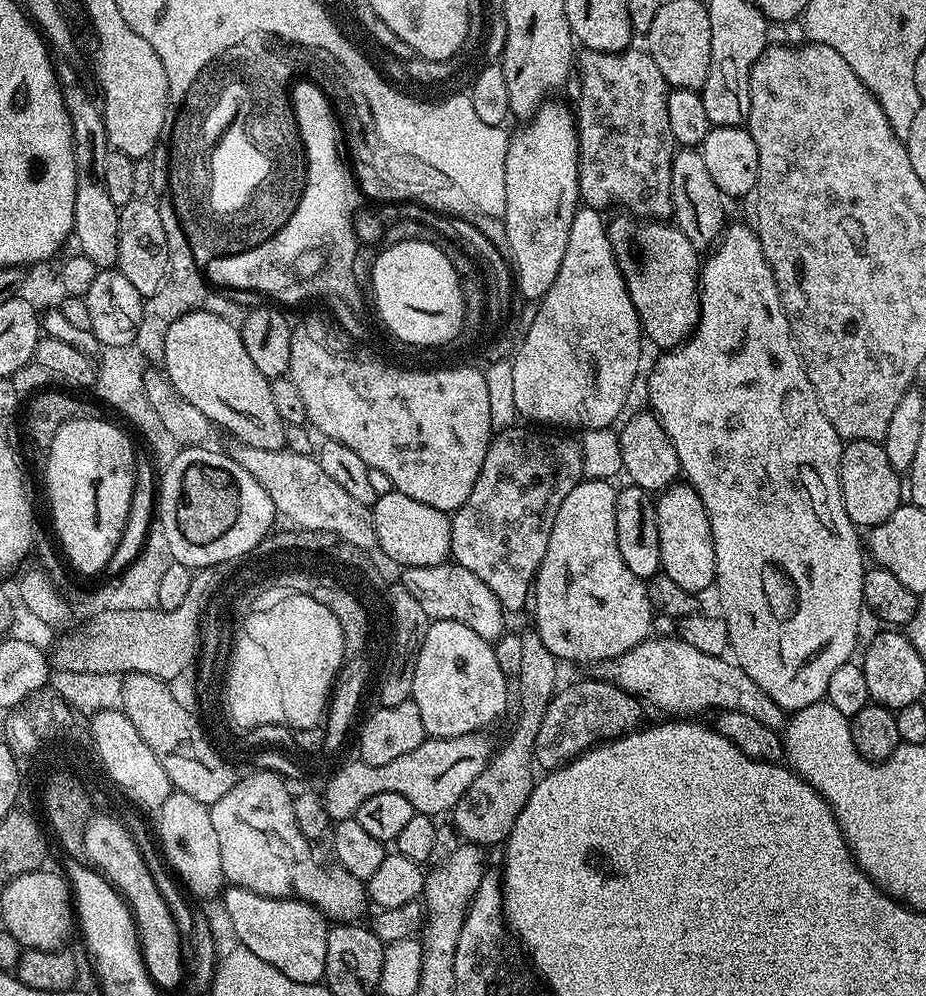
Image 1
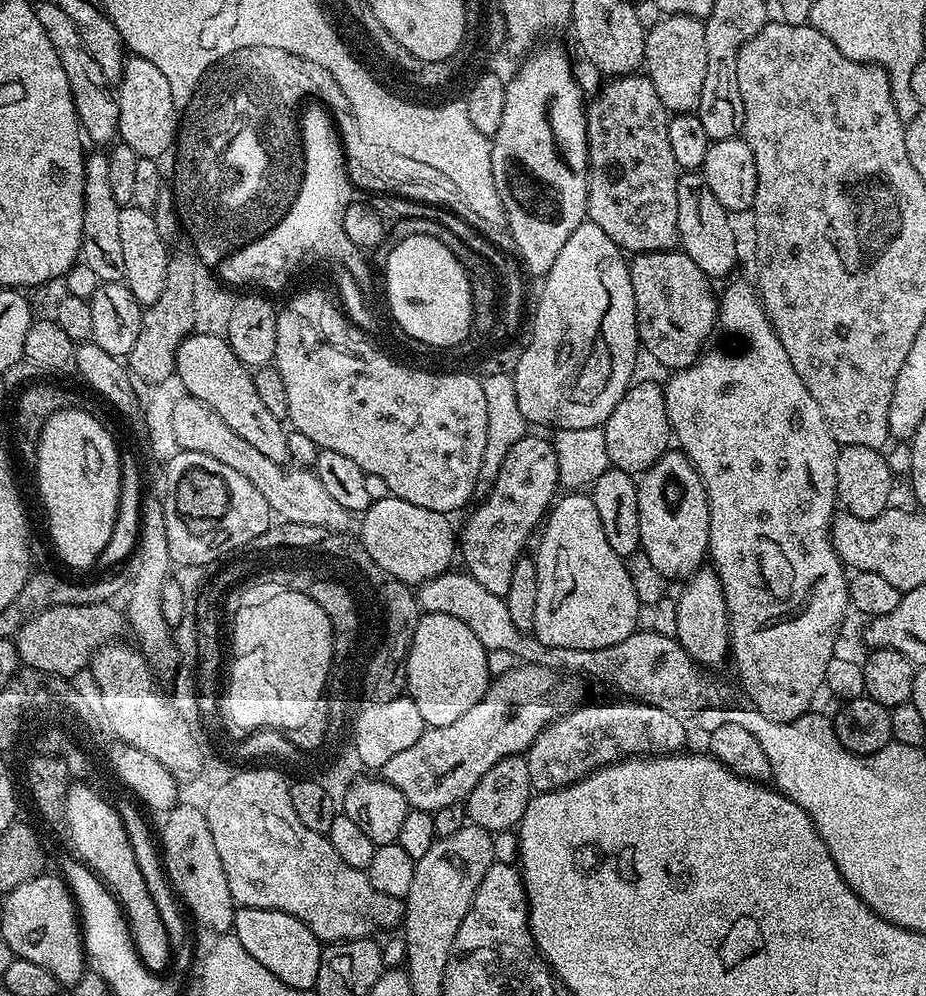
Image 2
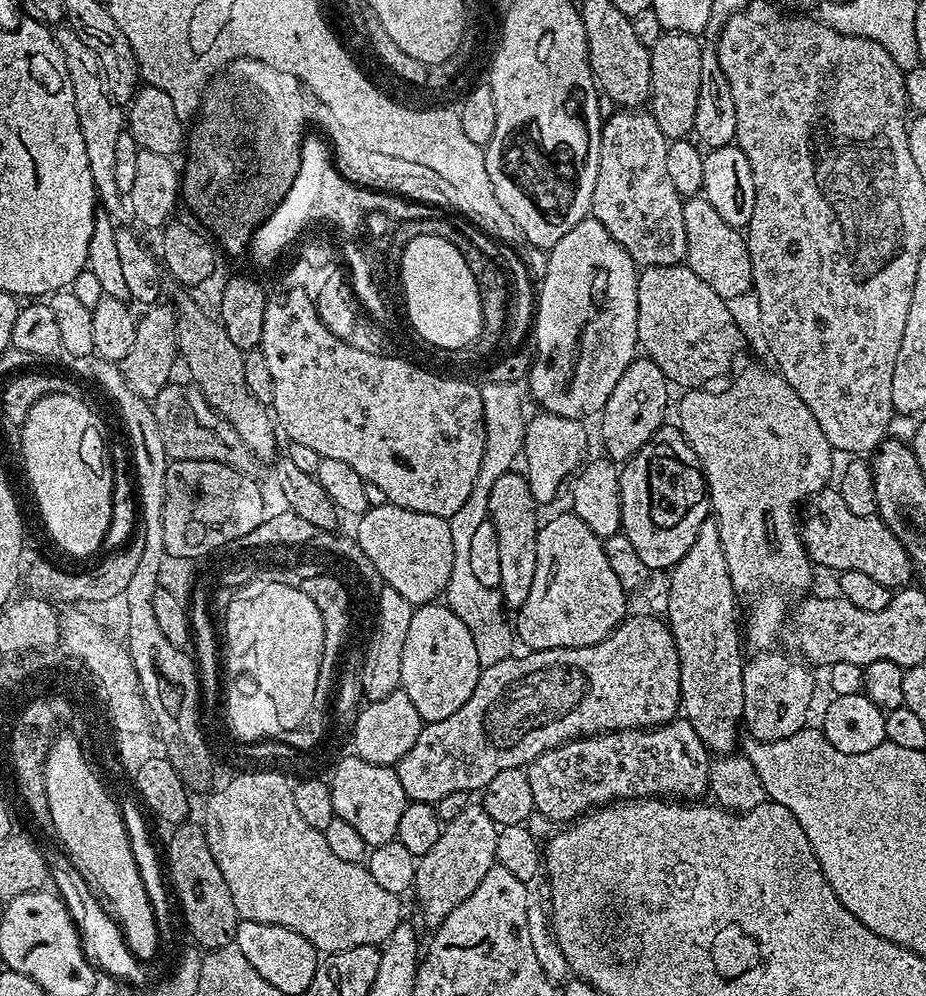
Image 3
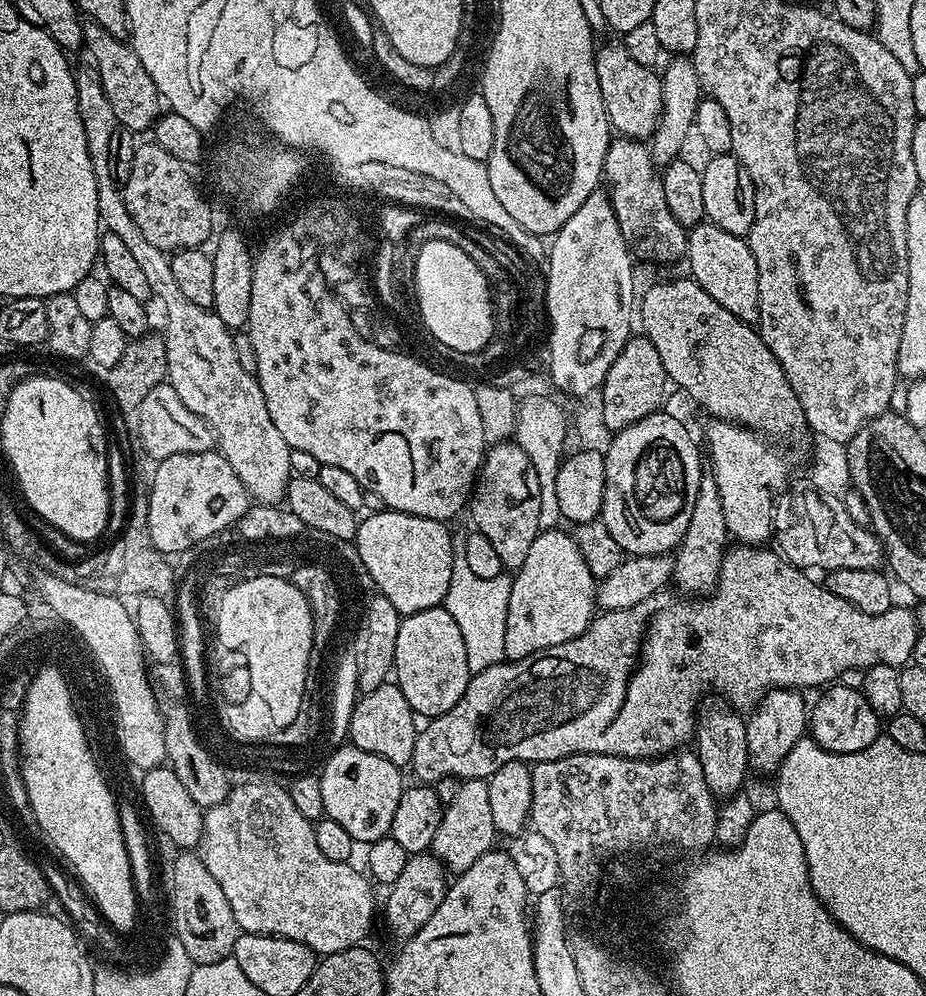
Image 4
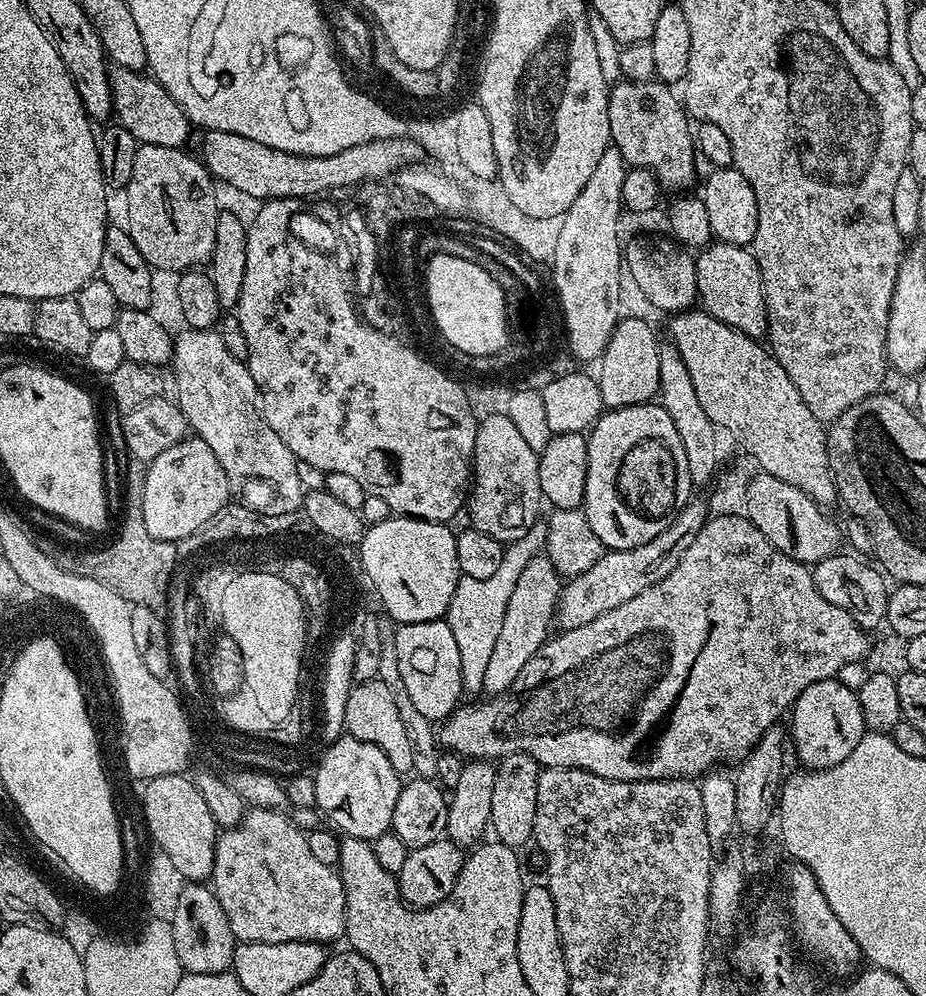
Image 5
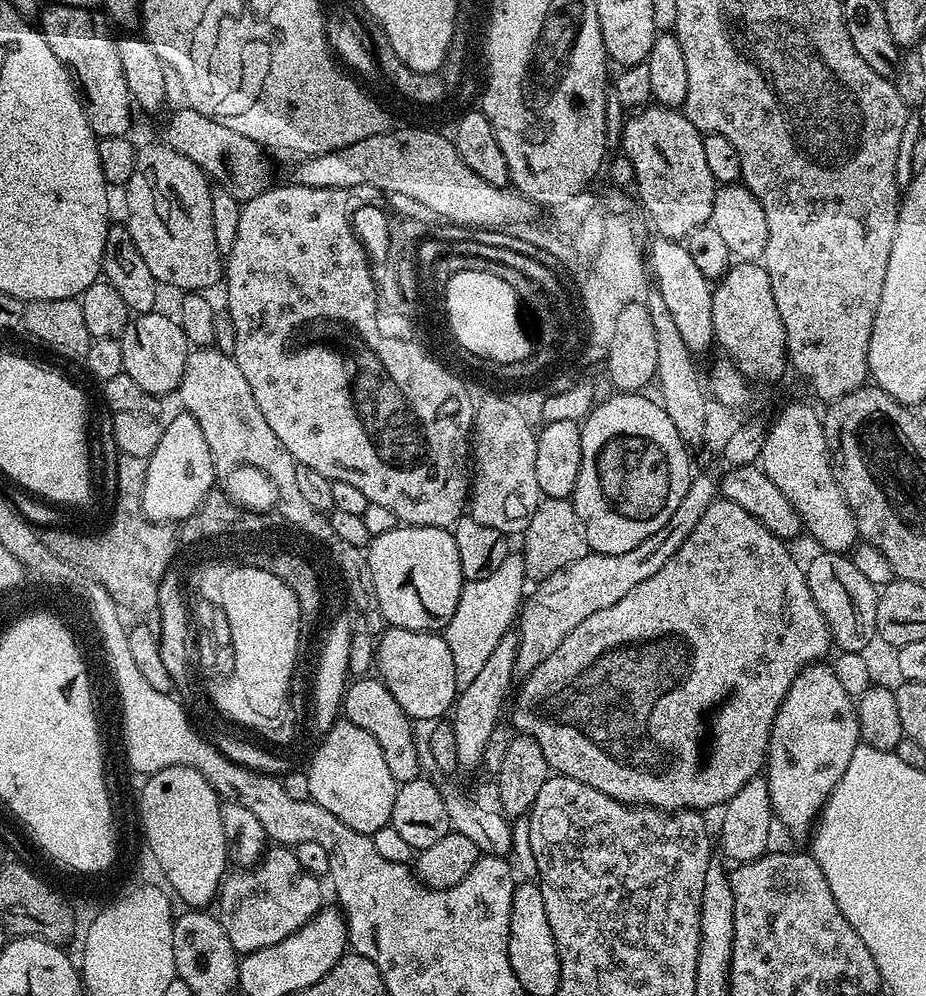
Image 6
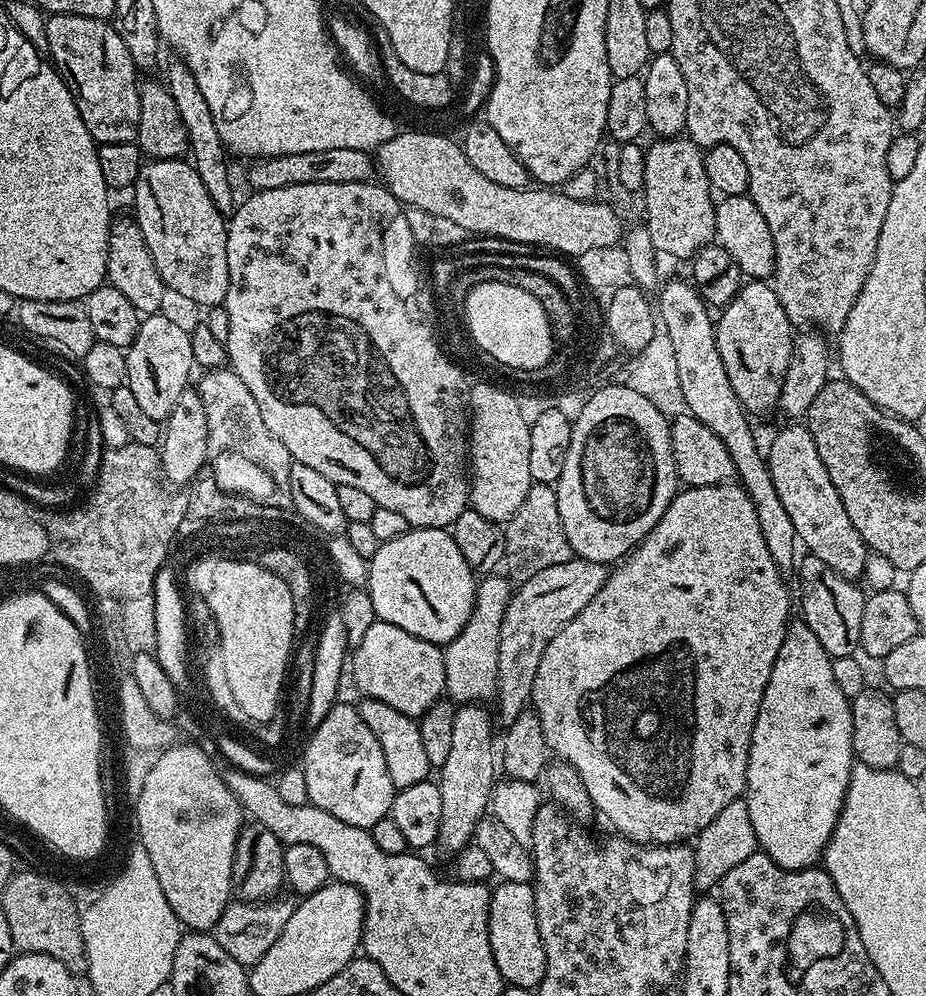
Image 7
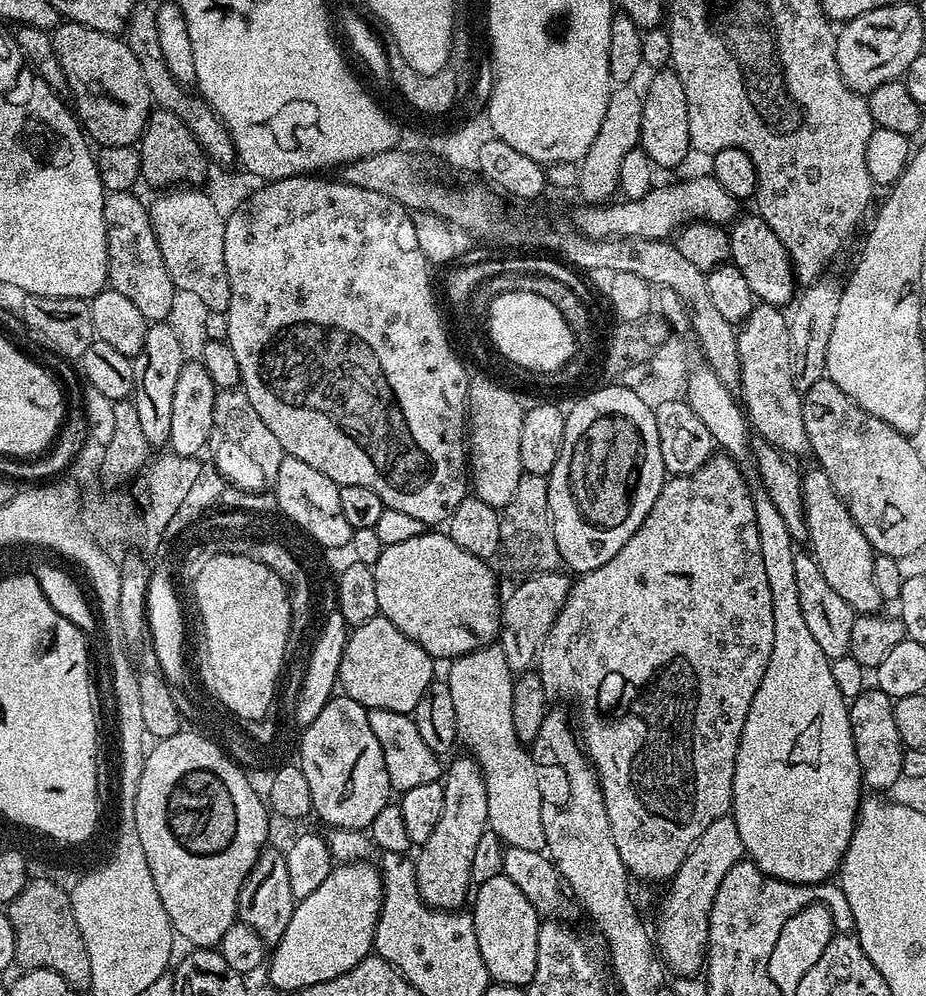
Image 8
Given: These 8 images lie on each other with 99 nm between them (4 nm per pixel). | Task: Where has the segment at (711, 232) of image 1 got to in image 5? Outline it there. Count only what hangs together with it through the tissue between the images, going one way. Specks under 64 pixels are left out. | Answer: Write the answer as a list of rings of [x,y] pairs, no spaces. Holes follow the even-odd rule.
[[[713,242],[695,257],[695,261],[698,278],[696,295],[703,311],[718,318],[718,322],[726,322],[726,326],[745,332],[747,336],[763,337],[768,331],[768,307],[762,274],[751,251],[739,244]]]

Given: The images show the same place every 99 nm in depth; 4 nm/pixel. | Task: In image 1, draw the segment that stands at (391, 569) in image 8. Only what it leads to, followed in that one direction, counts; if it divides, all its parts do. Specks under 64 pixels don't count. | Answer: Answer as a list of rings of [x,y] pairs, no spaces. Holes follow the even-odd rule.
[[[393,491],[390,494],[382,494],[376,497],[376,503],[371,505],[372,510],[372,521],[376,527],[376,548],[379,551],[384,551],[394,563],[400,564],[401,569],[413,568],[414,566],[438,566],[439,564],[445,563],[449,559],[452,551],[452,522],[449,513],[443,512],[442,510],[434,510],[434,506],[426,506],[426,502],[417,502],[415,498],[406,498],[406,494],[402,494],[398,491]]]

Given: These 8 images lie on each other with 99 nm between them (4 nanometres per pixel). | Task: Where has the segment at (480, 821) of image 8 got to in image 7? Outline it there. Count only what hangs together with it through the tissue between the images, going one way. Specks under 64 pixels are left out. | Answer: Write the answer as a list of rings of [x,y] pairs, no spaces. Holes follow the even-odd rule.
[[[483,703],[461,704],[454,714],[450,755],[438,770],[442,794],[442,822],[438,826],[436,844],[449,854],[461,852],[473,843],[476,824],[486,816],[492,802],[492,793],[498,783],[498,752],[492,749],[494,716]]]

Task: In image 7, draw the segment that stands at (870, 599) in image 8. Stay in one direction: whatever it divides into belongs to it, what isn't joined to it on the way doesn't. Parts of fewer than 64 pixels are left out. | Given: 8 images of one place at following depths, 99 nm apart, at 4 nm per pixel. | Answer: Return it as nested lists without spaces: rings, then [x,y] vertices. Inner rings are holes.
[[[800,422],[784,427],[788,428],[782,429],[766,448],[766,459],[774,490],[778,490],[778,498],[782,498],[782,506],[786,506],[790,522],[794,522],[796,539],[803,547],[804,544],[808,547],[811,555],[822,558],[830,570],[847,580],[859,581],[864,575],[870,549],[862,534],[854,530],[854,522],[850,522],[850,514],[846,514],[846,506],[842,506],[842,498],[838,498],[838,490],[834,490],[810,430]]]

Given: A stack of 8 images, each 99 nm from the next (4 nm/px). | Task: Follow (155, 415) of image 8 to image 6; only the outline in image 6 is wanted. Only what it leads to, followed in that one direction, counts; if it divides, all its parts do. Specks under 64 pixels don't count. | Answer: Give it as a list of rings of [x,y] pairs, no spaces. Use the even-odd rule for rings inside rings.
[[[154,311],[142,312],[129,319],[126,330],[118,339],[122,346],[123,372],[134,378],[146,394],[160,398],[180,388],[190,345],[179,320],[171,320]]]

